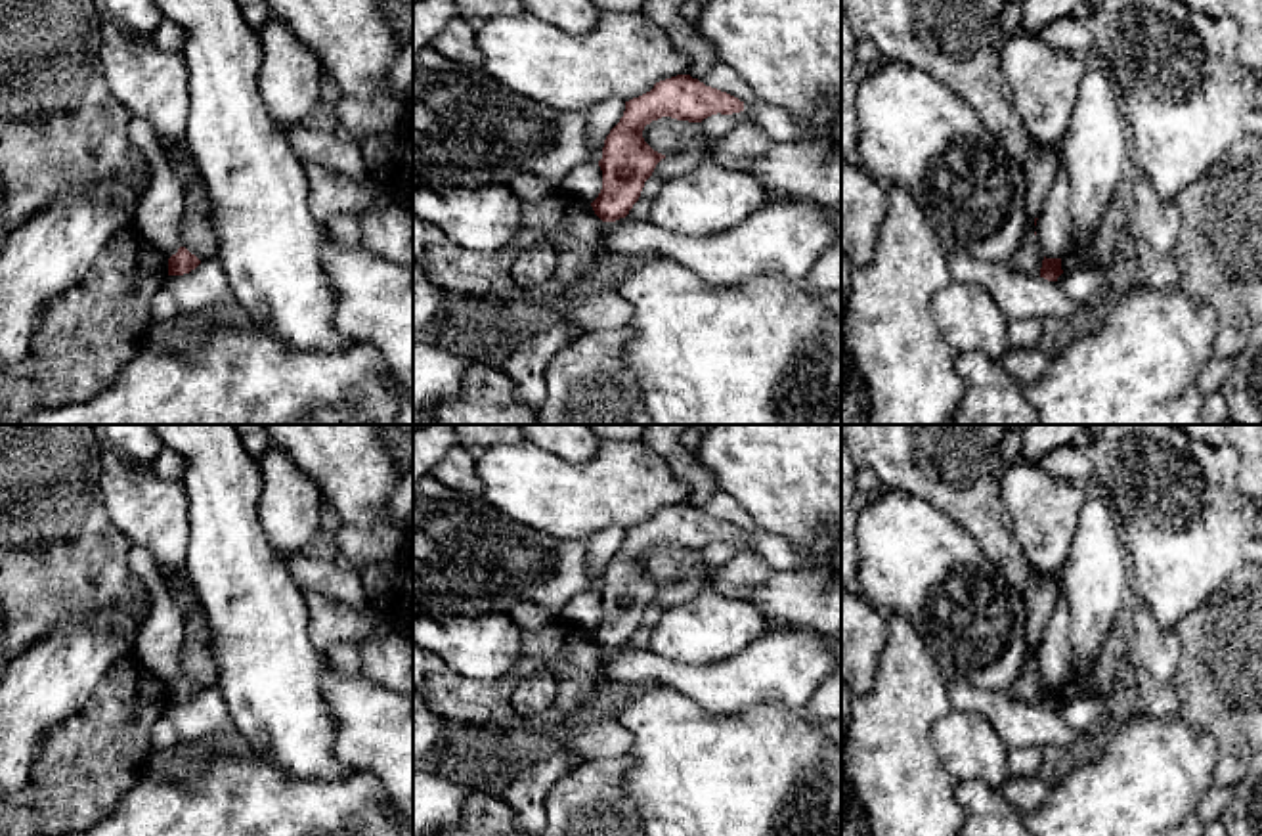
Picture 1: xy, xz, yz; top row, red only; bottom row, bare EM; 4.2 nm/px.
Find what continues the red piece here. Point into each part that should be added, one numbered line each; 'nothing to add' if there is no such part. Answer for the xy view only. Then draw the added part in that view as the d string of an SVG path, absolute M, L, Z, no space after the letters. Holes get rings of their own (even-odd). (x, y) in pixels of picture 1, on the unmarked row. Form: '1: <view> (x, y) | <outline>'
nothing to add

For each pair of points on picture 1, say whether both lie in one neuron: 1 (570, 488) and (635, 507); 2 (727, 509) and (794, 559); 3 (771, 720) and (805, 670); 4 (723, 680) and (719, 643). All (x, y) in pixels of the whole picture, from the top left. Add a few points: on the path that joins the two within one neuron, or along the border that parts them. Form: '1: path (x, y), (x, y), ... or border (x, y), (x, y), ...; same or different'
1: path (586, 494), (620, 494); same
2: path (744, 521), (777, 551); same
3: border (796, 710), (767, 706), (742, 708), (735, 714); different
4: border (760, 638), (723, 660), (702, 664), (675, 662); different

